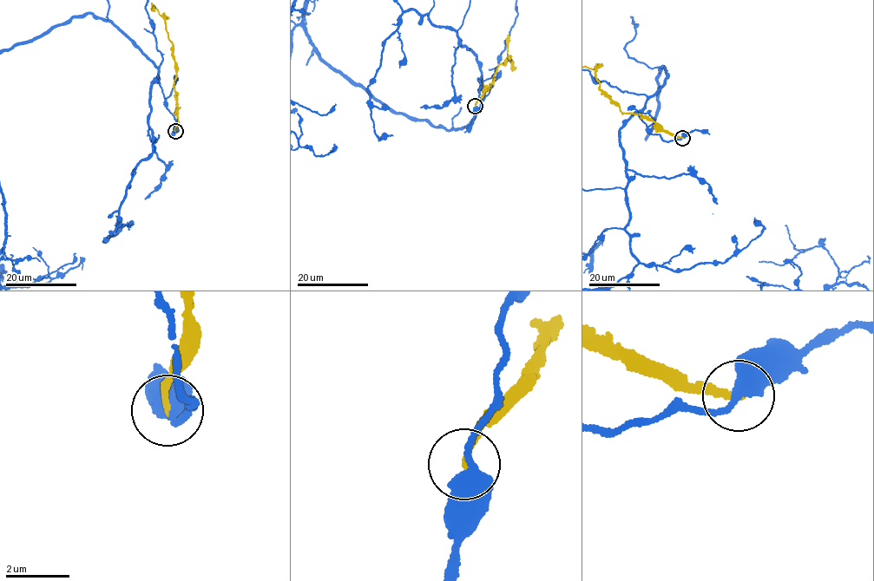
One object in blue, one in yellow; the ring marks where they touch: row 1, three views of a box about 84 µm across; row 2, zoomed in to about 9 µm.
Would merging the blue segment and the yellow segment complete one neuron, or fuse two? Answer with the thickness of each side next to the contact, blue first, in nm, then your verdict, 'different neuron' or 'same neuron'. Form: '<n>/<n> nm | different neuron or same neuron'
460/190 nm | different neuron

